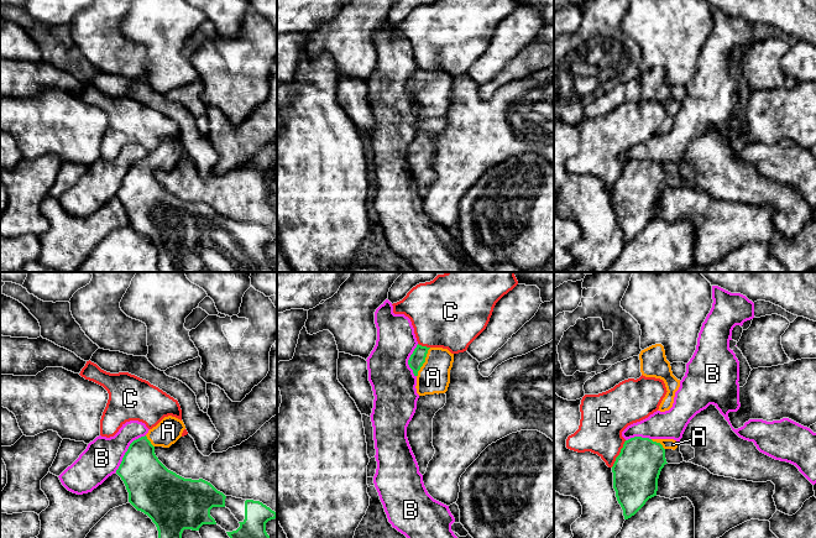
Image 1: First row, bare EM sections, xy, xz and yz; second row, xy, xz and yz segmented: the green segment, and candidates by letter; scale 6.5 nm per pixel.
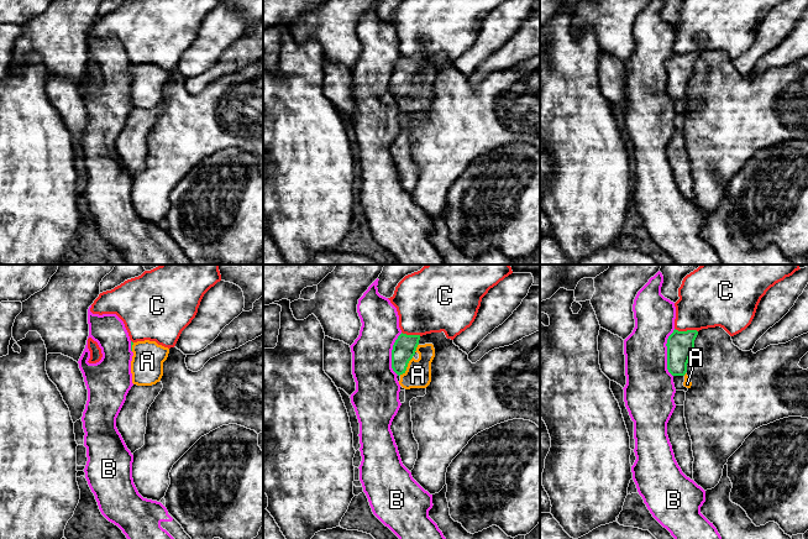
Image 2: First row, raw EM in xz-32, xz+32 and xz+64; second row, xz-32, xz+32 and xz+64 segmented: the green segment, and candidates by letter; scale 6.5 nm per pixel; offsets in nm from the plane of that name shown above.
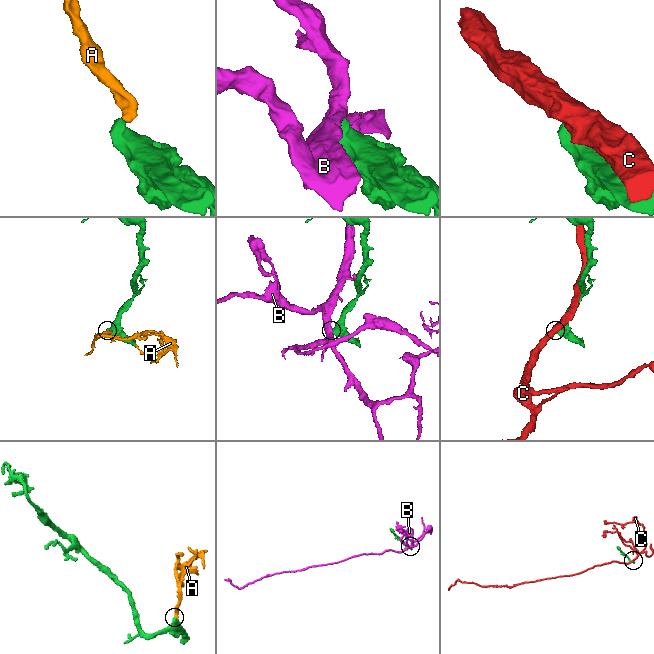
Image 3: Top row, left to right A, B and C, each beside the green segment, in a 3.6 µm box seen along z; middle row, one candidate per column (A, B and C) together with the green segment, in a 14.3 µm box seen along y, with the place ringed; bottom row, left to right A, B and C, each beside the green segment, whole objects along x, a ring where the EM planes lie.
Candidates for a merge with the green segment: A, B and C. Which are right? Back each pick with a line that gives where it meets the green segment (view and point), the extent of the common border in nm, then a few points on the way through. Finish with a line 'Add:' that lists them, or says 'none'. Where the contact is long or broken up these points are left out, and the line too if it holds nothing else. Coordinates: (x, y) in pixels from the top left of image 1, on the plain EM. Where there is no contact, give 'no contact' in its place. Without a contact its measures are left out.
A: contact xz (424, 84); length 220 nm; way xz (417, 82), (424, 84), (433, 93), (433, 100)
Add: A

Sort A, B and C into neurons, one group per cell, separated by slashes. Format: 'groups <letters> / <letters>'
groups A / B / C

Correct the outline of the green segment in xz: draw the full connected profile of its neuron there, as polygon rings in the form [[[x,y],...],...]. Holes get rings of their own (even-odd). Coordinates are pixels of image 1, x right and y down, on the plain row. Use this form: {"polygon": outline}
{"polygon": [[[418,67],[408,83],[417,100],[417,116],[419,119],[445,116],[450,106],[453,85],[454,77],[448,72]]]}

